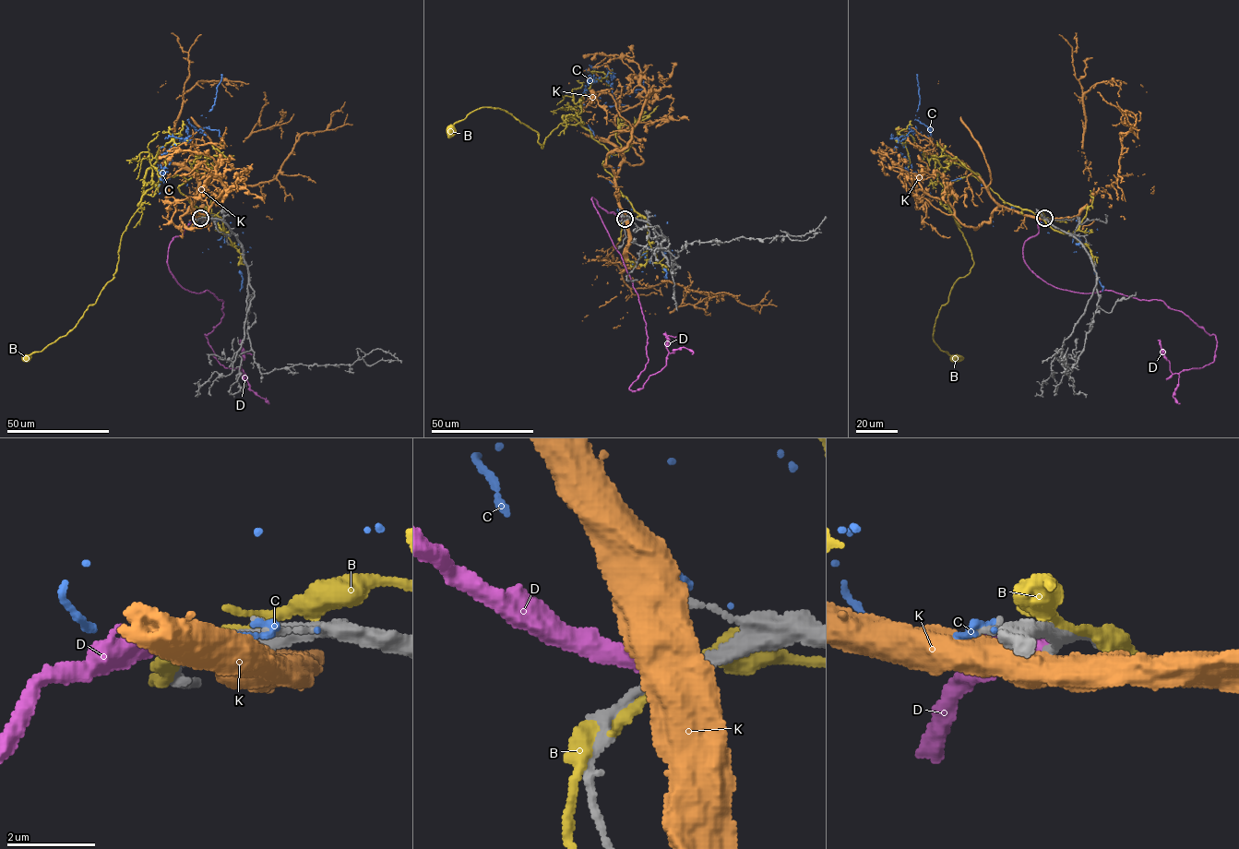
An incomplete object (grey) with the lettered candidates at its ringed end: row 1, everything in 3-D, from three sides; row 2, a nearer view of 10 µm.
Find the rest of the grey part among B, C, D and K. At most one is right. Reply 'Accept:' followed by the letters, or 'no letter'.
Accept: D

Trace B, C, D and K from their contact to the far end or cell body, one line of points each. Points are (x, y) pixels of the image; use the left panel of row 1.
B: (200, 218), (216, 215), (179, 191), (183, 177), (158, 182), (96, 301), (26, 358)
C: (202, 217), (185, 209), (187, 185), (169, 178), (160, 192), (160, 178), (187, 120), (208, 126), (221, 74)
D: (200, 218), (170, 244), (169, 269), (223, 301), (205, 335), (220, 364), (244, 374), (242, 348), (252, 354)
K: (201, 218), (201, 191), (221, 198), (271, 181), (291, 150), (297, 133), (287, 123), (252, 131), (264, 91)

